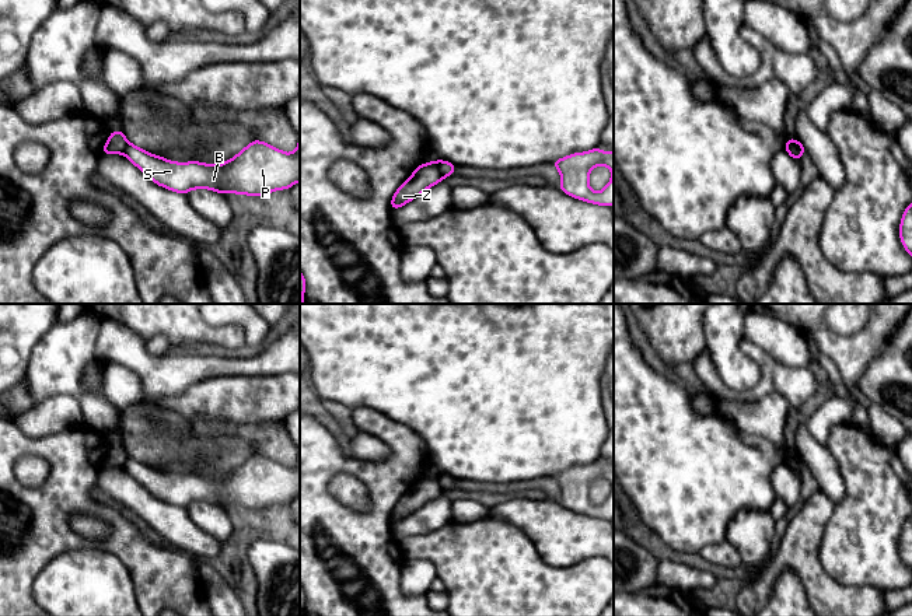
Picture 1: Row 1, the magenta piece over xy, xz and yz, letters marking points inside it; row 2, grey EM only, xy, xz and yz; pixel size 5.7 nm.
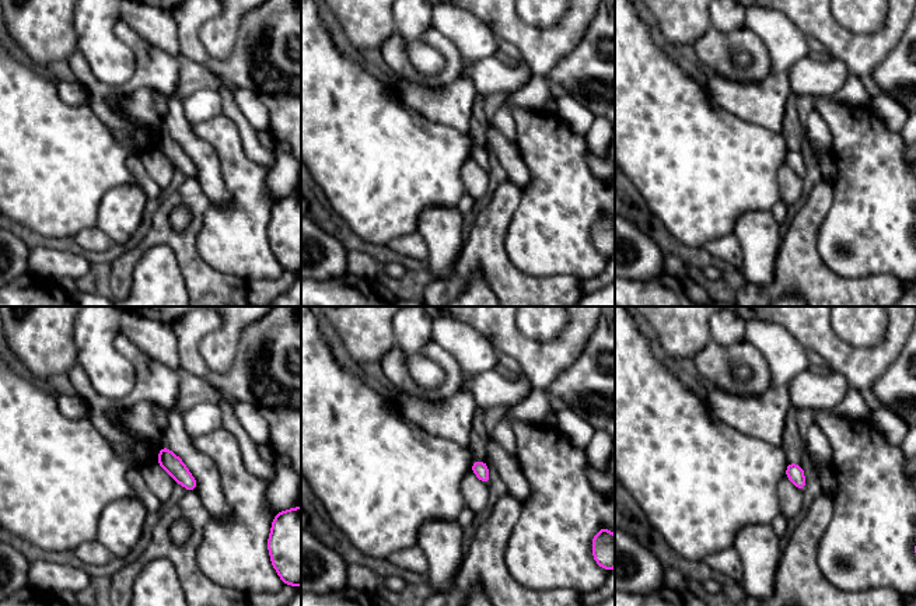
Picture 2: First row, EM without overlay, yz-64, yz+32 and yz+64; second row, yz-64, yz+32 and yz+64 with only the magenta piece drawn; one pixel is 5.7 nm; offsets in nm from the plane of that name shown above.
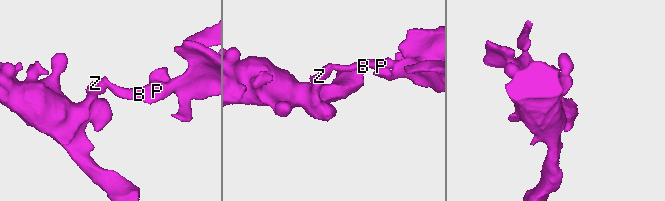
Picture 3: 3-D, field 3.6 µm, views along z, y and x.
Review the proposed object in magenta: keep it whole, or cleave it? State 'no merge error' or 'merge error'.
merge error

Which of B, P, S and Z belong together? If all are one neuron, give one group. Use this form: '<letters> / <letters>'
B P S / Z

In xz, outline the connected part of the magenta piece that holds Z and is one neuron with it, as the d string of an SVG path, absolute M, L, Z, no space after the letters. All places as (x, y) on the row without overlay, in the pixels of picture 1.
M437 473L420 477L391 511L391 525L405 519L443 493Z

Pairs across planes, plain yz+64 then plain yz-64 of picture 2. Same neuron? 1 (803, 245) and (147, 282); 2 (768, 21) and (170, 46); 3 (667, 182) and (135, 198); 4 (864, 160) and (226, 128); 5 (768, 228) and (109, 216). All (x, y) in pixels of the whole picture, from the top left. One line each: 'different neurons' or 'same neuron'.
1: different neurons
2: same neuron
3: different neurons
4: same neuron
5: same neuron

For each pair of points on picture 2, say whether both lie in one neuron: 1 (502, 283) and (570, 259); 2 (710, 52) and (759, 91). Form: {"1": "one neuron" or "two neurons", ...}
{"1": "two neurons", "2": "two neurons"}

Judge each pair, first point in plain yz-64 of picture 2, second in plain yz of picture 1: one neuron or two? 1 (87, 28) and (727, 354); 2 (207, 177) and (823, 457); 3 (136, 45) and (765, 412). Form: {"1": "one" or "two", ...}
{"1": "one", "2": "one", "3": "two"}

